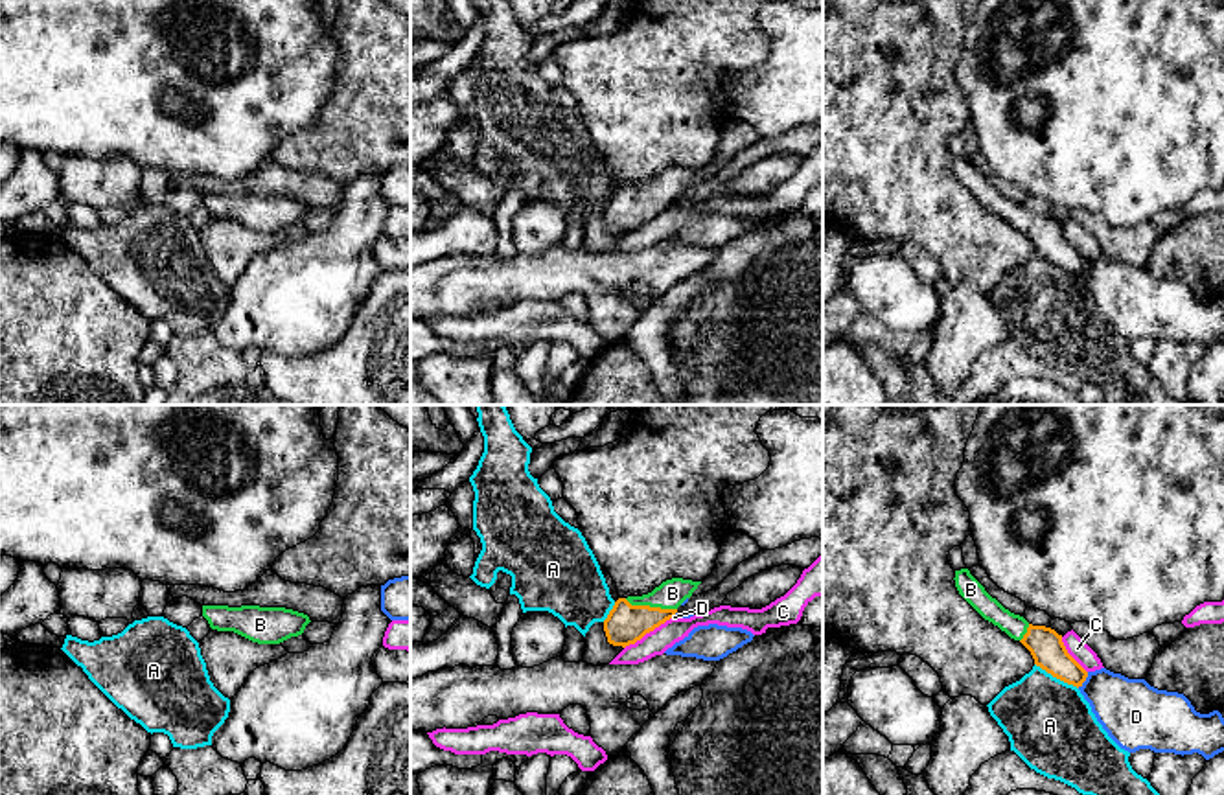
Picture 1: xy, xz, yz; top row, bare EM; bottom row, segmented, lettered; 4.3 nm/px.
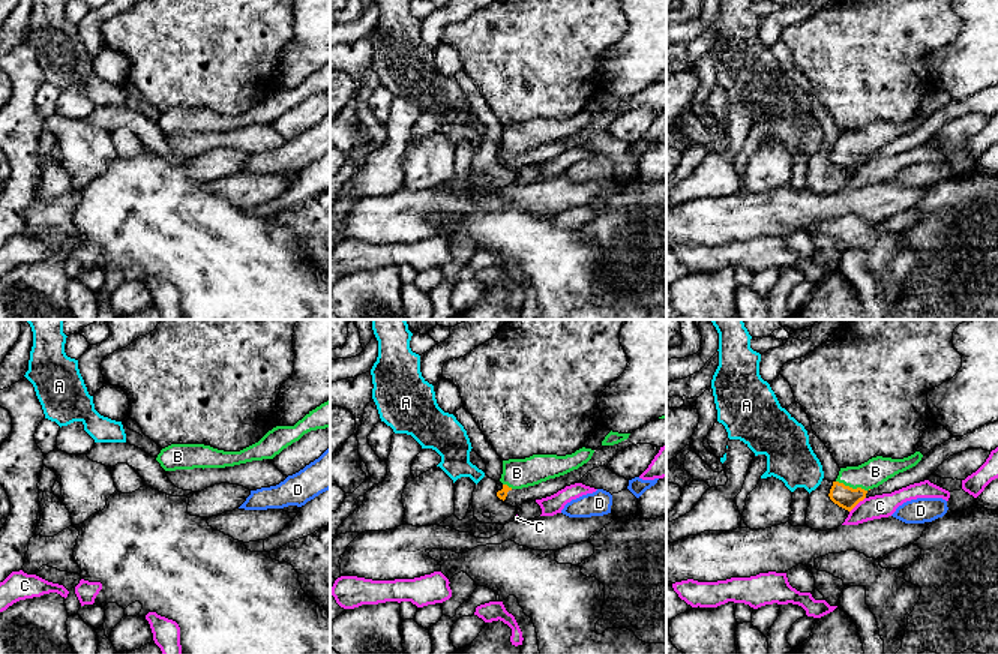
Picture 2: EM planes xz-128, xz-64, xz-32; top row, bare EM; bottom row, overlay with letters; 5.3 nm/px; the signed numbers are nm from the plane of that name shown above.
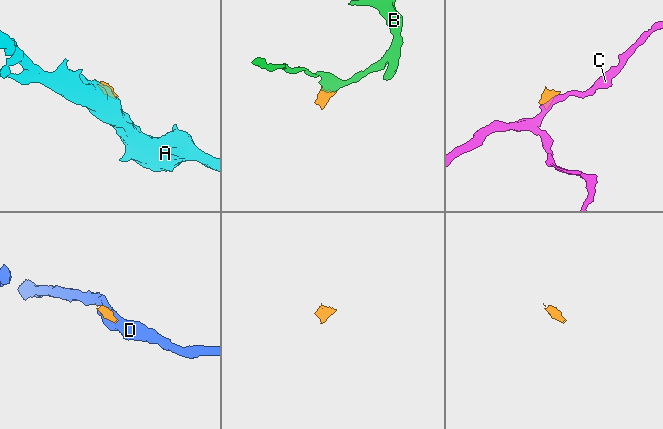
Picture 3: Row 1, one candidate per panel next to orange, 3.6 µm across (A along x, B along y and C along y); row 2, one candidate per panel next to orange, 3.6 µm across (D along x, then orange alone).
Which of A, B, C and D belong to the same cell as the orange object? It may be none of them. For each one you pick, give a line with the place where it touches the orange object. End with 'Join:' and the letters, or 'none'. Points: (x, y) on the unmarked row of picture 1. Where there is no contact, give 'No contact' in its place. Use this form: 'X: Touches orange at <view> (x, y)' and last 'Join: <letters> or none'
B: Touches orange at xz (648, 194)
Join: B

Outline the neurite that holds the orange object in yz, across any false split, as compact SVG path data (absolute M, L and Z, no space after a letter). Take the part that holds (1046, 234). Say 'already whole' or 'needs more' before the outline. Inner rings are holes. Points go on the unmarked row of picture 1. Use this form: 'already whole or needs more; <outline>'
needs more; M968 156L955 158L959 182L988 210L1020 228L1033 243L1034 252L1053 265L1082 274L1088 259L1068 241L1062 223L1045 213L1033 213L1023 204L1005 197L992 186Z

